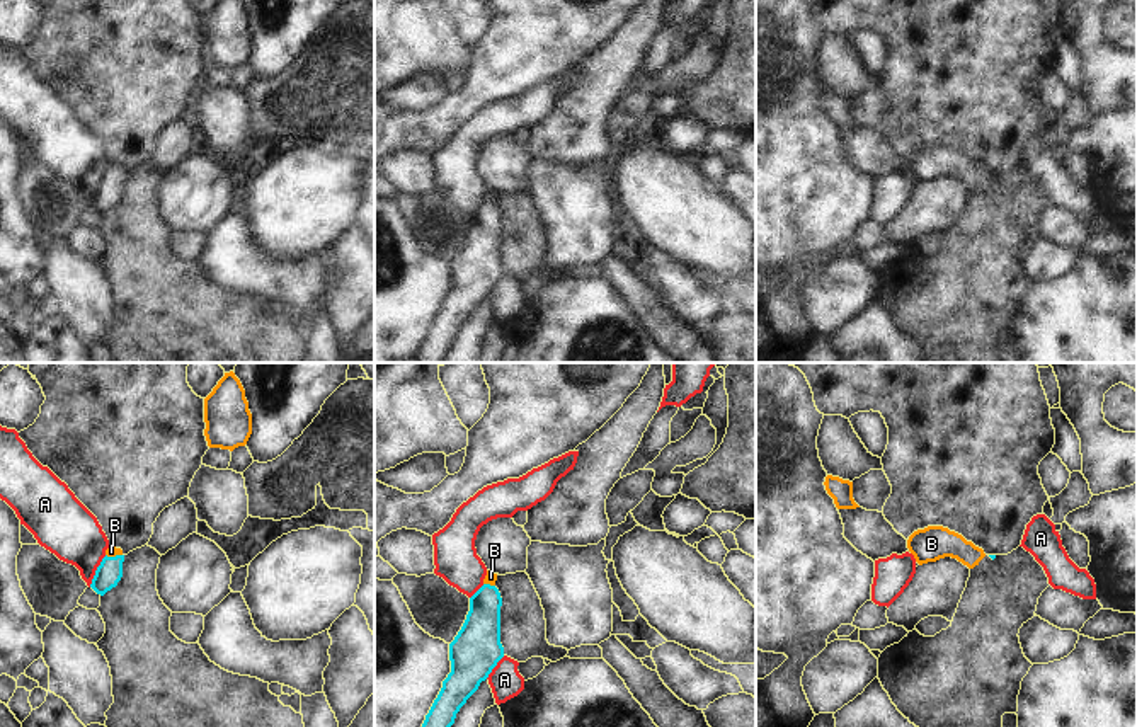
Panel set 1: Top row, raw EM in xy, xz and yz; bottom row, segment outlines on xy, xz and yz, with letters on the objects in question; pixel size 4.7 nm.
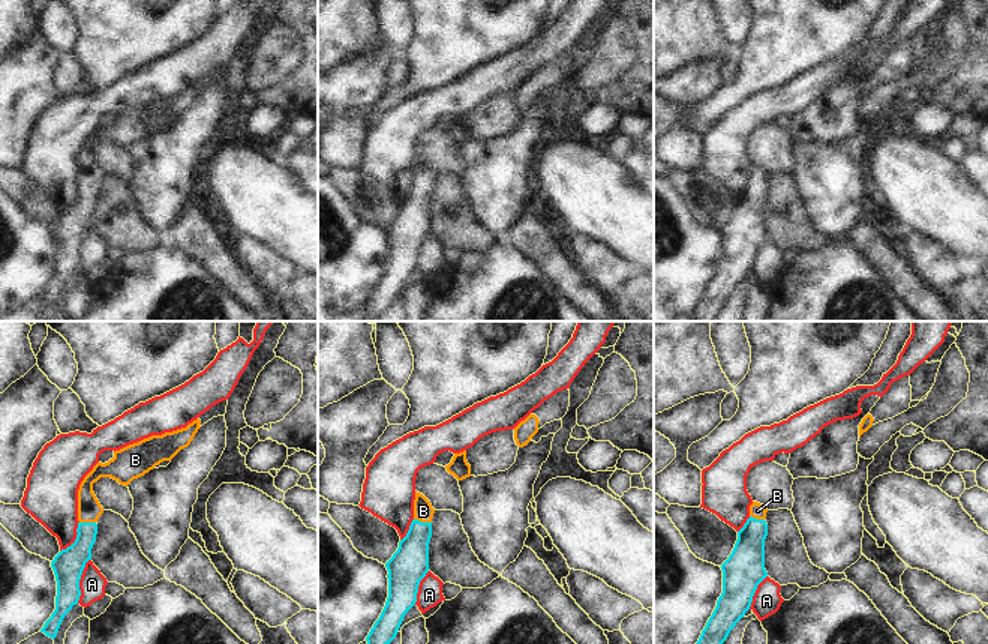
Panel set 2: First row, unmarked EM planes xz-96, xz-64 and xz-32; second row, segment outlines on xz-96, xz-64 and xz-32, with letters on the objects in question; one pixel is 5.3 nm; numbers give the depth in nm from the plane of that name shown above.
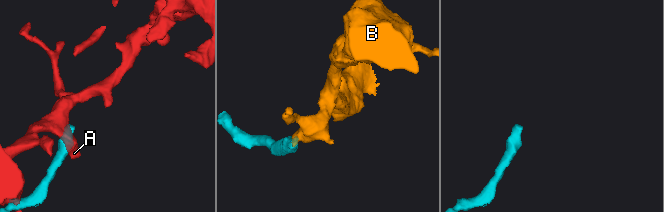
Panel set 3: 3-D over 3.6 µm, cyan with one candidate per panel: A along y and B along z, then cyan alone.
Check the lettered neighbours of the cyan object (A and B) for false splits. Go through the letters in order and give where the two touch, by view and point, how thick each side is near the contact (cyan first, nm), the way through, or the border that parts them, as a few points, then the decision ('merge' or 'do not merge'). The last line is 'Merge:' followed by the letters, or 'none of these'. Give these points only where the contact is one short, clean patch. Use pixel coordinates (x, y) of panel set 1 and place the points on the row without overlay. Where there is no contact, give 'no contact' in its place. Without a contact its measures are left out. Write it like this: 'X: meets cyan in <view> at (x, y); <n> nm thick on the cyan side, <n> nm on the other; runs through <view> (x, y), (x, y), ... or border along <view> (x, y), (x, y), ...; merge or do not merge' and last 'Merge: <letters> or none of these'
A: meets cyan in xy at (96, 189); 120 nm thick on the cyan side, 280 nm on the other; do not merge
B: meets cyan in xy at (116, 174); 120 nm thick on the cyan side, 50 nm on the other; runs through xy (109, 191), (116, 174), (111, 171); merge
Merge: B

